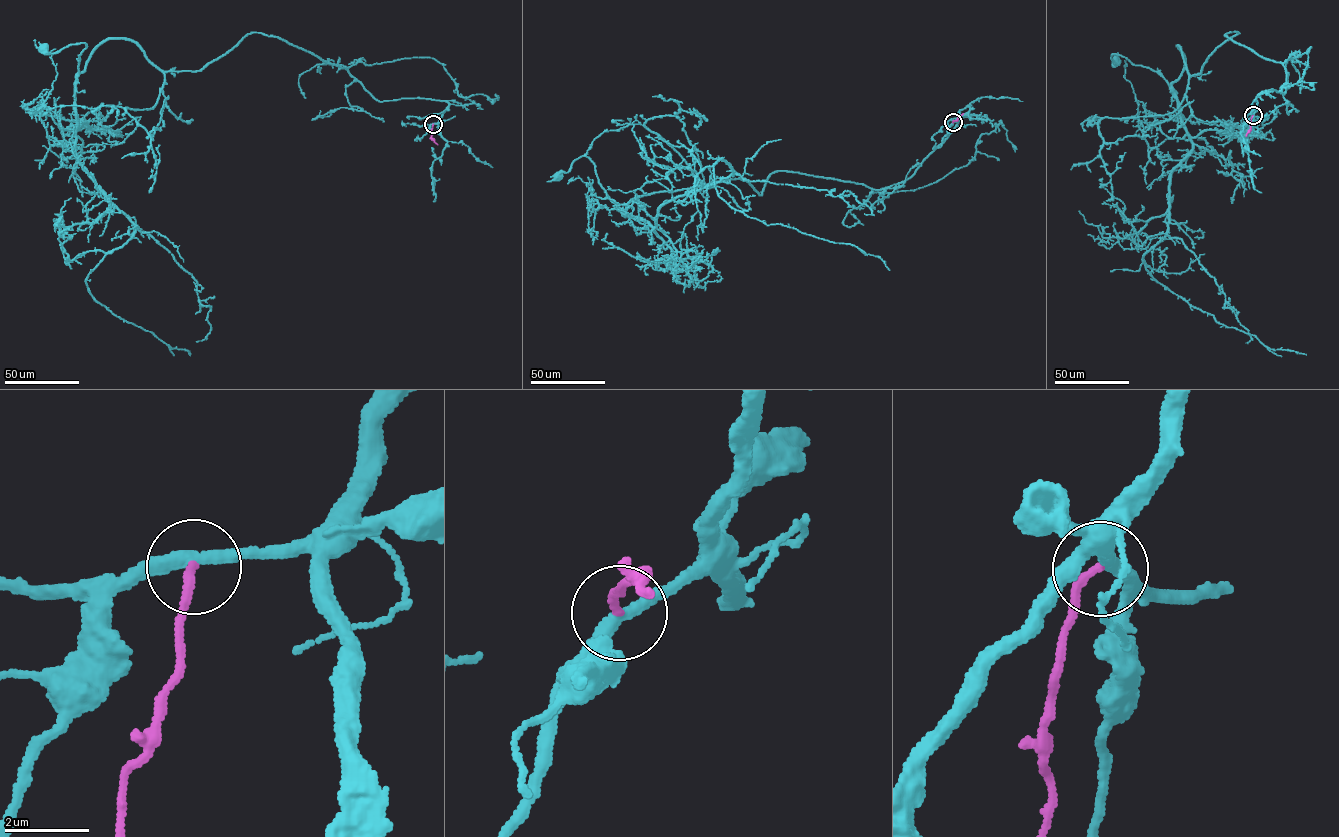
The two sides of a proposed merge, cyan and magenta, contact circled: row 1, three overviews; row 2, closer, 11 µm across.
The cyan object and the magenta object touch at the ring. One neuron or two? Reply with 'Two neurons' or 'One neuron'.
Two neurons

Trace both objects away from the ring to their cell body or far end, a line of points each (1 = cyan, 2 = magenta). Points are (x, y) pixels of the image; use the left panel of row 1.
1: (433, 123), (447, 102), (379, 101), (260, 32), (196, 71), (108, 38), (77, 79), (84, 42), (43, 48)
2: (433, 124), (431, 137), (437, 144)

